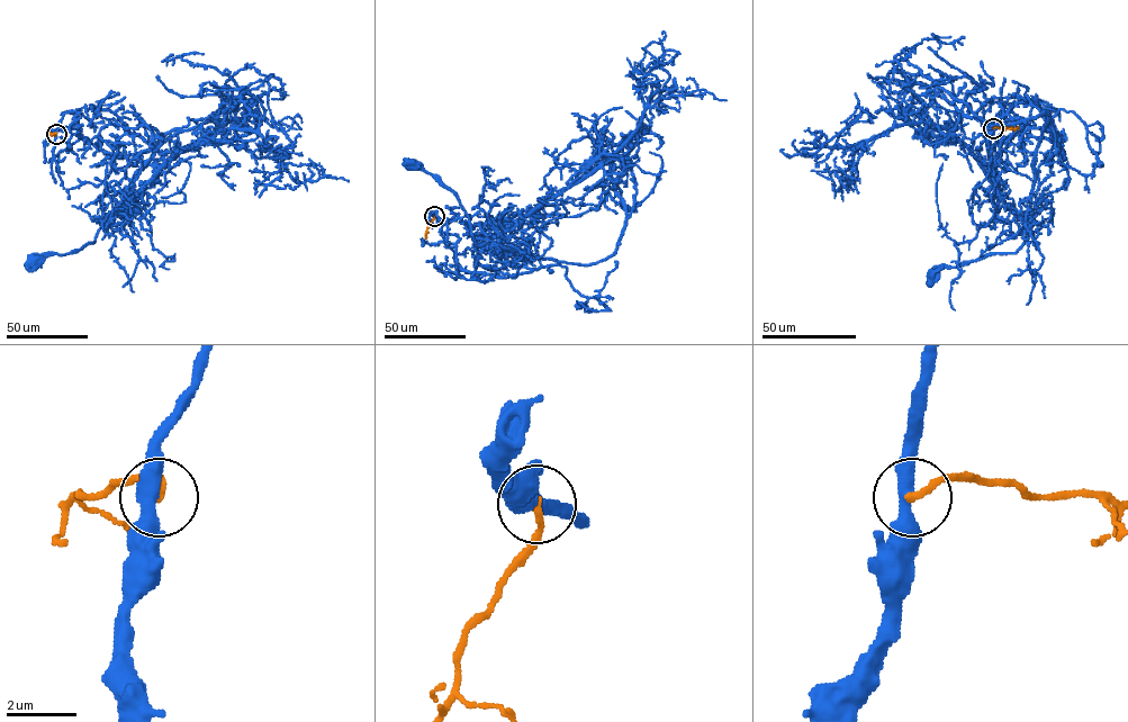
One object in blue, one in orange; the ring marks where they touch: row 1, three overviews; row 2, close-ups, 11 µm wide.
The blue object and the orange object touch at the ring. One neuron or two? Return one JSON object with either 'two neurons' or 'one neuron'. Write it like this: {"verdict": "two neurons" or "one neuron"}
{"verdict": "two neurons"}

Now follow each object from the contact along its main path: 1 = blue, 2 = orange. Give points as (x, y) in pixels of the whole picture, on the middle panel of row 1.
1: (434, 216), (459, 269), (506, 277), (558, 263), (495, 243), (478, 245), (458, 197), (414, 163)
2: (434, 216), (425, 237)

